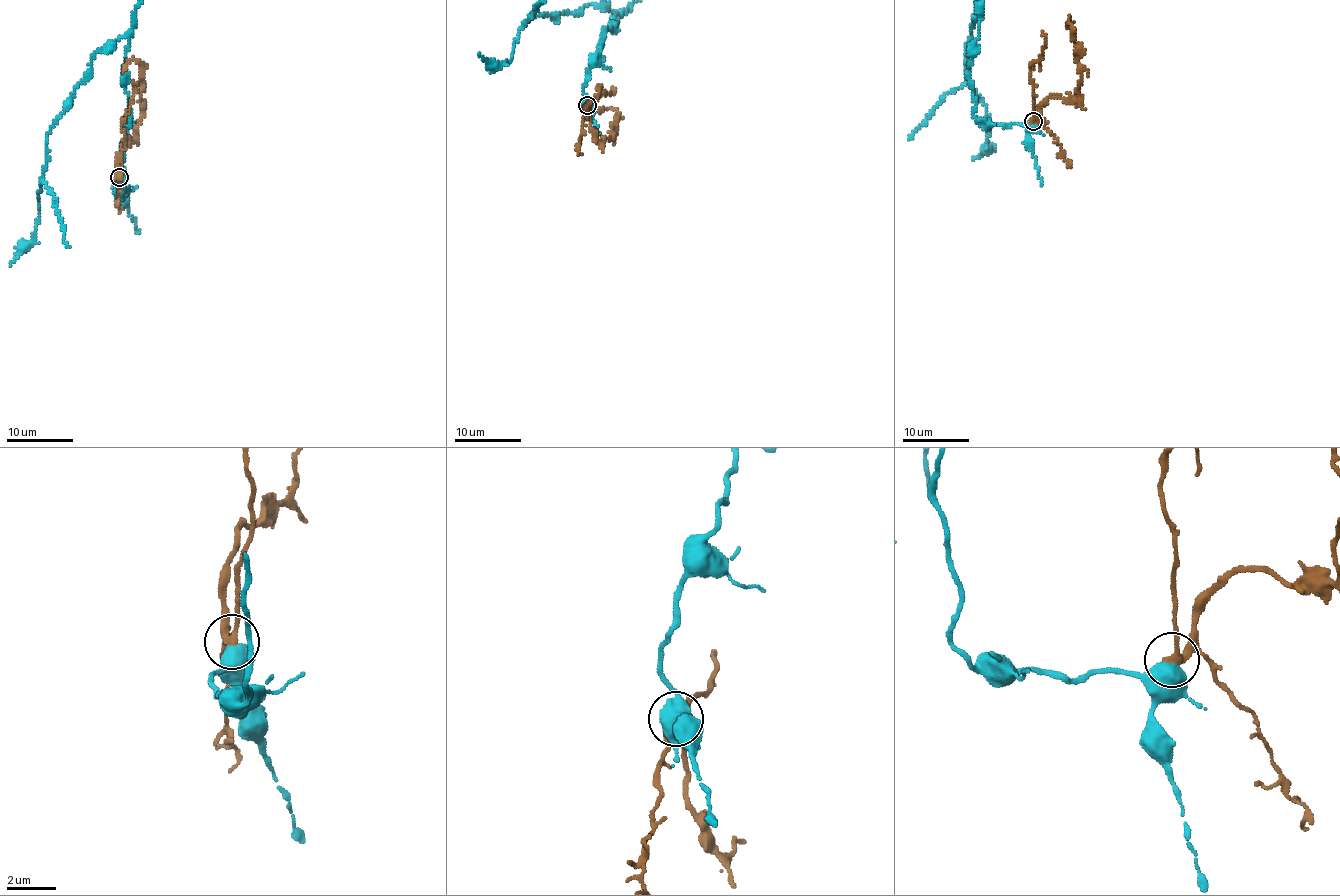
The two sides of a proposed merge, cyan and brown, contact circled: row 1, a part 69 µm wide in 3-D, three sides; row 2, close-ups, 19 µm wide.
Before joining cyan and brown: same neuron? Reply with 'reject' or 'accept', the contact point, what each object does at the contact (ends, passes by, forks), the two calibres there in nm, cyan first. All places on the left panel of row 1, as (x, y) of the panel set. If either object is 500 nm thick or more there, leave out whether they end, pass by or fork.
reject | (119, 177) | 700/300 nm

